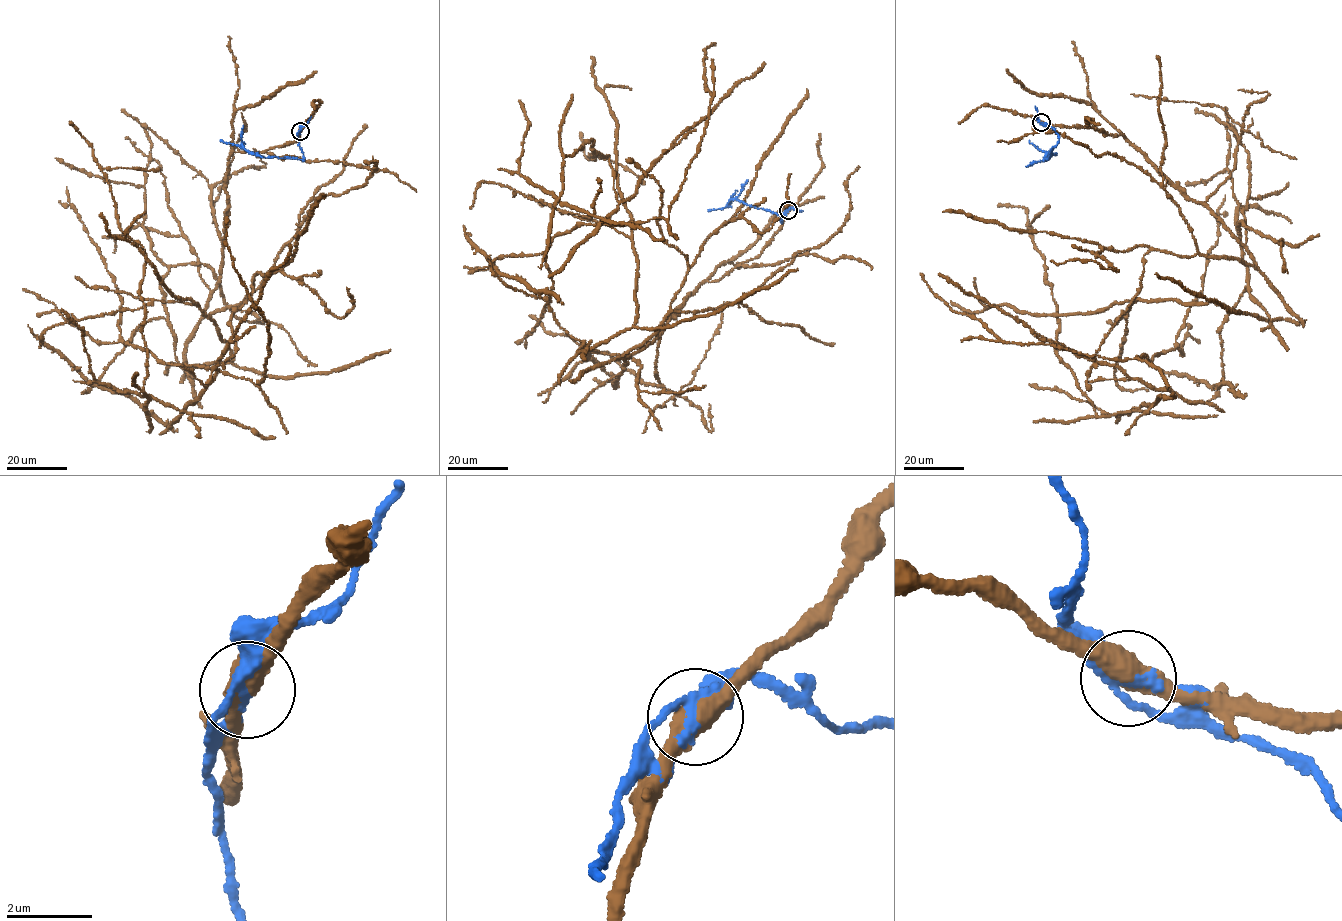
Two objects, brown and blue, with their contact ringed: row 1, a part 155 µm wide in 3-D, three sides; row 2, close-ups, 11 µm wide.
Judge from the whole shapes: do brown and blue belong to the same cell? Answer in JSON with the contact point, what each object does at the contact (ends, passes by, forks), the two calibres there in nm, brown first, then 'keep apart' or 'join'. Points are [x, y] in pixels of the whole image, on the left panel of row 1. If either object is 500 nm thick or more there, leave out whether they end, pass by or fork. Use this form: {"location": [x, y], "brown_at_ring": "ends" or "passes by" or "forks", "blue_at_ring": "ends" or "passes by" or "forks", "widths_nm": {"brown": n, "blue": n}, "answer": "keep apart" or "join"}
{"location": [300, 131], "brown_at_ring": "passes by", "blue_at_ring": "forks", "widths_nm": {"brown": 480, "blue": 220}, "answer": "keep apart"}

